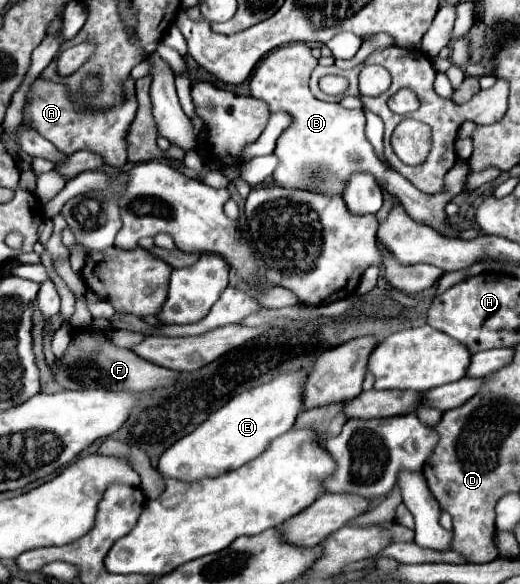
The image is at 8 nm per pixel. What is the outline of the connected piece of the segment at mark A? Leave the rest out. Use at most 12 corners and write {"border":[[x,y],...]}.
{"border":[[132,77],[112,109],[78,109],[60,83],[30,85],[22,123],[64,155],[128,163]]}

